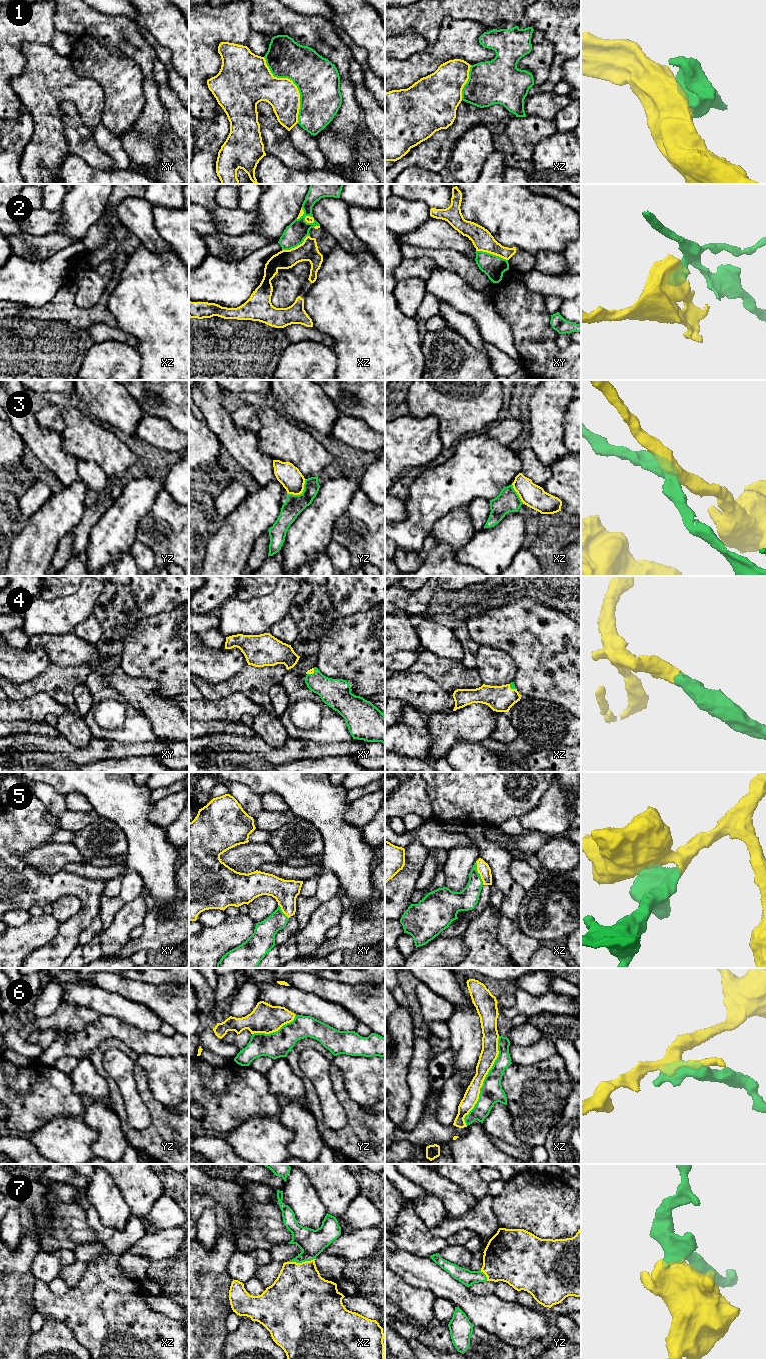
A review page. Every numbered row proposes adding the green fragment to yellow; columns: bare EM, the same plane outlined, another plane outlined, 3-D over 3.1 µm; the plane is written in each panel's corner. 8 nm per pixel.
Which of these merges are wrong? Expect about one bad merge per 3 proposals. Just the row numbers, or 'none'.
1, 2, 3, 6

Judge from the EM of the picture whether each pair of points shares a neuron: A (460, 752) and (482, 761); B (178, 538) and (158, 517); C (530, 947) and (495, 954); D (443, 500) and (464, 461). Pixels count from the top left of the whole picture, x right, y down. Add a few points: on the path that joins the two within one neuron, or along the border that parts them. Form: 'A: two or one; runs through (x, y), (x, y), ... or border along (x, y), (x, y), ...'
A: one; runs through (465, 757), (472, 761), (477, 761)
B: one; runs through (174, 533), (163, 522)
C: two; border along (497, 930), (497, 940), (511, 957)
D: one; runs through (449, 490), (464, 475), (464, 471)

